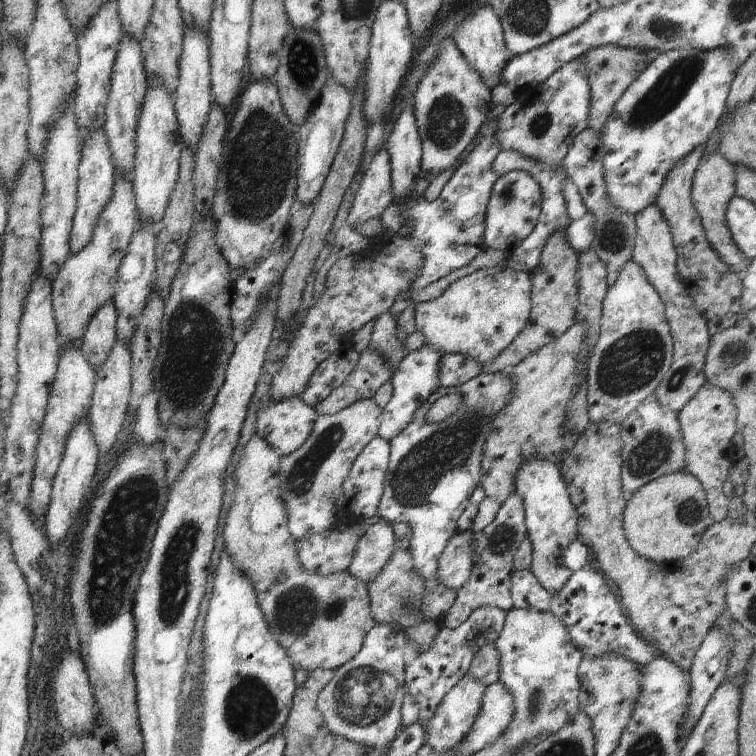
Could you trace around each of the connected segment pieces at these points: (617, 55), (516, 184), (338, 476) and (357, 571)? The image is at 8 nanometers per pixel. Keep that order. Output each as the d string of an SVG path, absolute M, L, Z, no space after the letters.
M603 45L586 51L580 59L586 66L586 79L590 94L587 127L599 133L605 119L611 114L615 101L648 65L648 58L638 49Z
M511 171L501 175L490 198L486 220L486 246L505 252L514 251L529 236L541 216L541 194L542 189L537 186L537 181L526 172Z
M365 399L343 409L334 415L319 415L309 440L297 452L284 455L282 458L282 491L283 500L286 502L290 521L288 527L297 542L309 538L312 534L329 530L339 510L346 507L345 482L354 468L358 456L366 446L378 436L381 428L383 409L375 404L374 399Z
M372 524L358 542L358 553L351 563L349 572L359 580L362 580L365 584L370 583L374 581L380 571L385 568L385 565L390 561L395 551L397 551L396 534L394 533L392 524Z

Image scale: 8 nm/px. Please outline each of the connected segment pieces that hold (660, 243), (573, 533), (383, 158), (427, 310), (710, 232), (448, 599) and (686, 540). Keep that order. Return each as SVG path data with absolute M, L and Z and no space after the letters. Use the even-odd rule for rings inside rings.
M655 204L649 205L633 216L636 233L632 261L643 271L645 280L655 289L664 304L664 317L672 340L670 365L652 394L665 409L678 413L706 381L703 373L704 356L710 336L705 319L695 310L692 298L676 275L676 252L672 236L659 209Z
M532 457L516 474L515 491L522 498L522 507L526 511L527 538L531 545L531 562L527 570L538 580L541 588L552 595L559 593L572 573L571 569L563 566L560 553L573 541L579 540L575 507L566 491L561 471L548 460Z
M385 146L377 149L373 161L363 172L363 181L347 218L351 225L379 219L394 204L392 162Z
M507 265L478 270L454 281L442 297L416 303L416 328L427 338L424 345L431 345L443 354L471 355L479 364L489 366L529 322L531 288L531 272L516 271Z
M713 151L705 157L701 156L699 164L694 170L690 186L690 199L692 207L700 218L707 244L717 253L721 262L730 267L731 272L741 275L749 266L749 260L744 257L744 254L733 242L724 219L727 203L735 195L733 169L734 166L727 162L725 157L718 151Z
M506 371L501 373L481 373L473 380L457 387L441 386L415 413L414 421L391 442L390 465L387 471L382 504L378 508L378 516L391 523L407 523L413 531L410 551L414 556L415 570L422 576L426 584L426 598L422 611L426 620L441 620L454 605L457 593L445 586L439 578L440 561L450 538L459 531L458 520L470 505L471 497L482 484L482 462L484 447L491 432L492 422L510 400L514 384ZM445 395L461 395L462 405L446 419L438 423L430 423L426 416L434 402Z
M683 470L667 472L665 475L659 478L653 479L651 482L644 484L641 488L638 488L632 495L626 497L626 503L622 512L622 529L624 532L625 540L627 544L633 549L635 554L638 554L641 558L647 559L648 561L654 562L655 564L666 564L670 562L682 561L687 558L699 544L699 539L701 538L702 532L708 527L705 518L707 518L707 503L705 498L705 493L703 492L703 487L701 483L689 473L685 473Z

